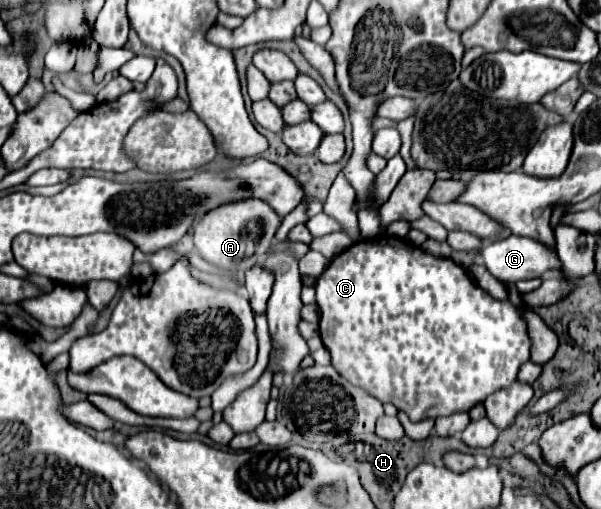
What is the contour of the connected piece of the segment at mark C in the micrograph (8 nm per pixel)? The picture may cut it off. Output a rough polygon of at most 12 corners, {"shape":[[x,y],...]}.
{"shape":[[384,234],[316,278],[332,366],[412,422],[530,360],[516,306]]}

